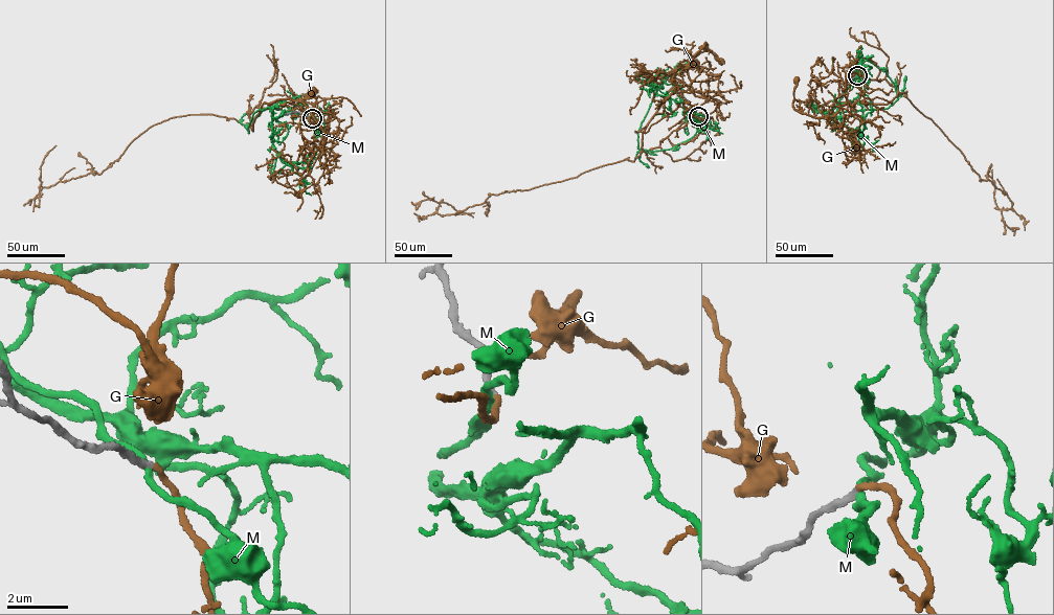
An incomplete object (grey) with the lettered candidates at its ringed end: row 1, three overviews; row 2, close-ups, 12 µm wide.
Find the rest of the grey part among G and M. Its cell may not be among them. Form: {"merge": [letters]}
{"merge": ["G"]}

